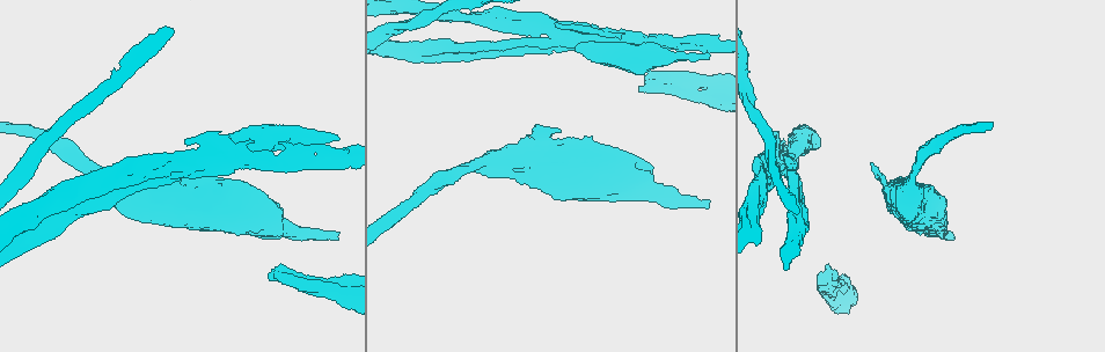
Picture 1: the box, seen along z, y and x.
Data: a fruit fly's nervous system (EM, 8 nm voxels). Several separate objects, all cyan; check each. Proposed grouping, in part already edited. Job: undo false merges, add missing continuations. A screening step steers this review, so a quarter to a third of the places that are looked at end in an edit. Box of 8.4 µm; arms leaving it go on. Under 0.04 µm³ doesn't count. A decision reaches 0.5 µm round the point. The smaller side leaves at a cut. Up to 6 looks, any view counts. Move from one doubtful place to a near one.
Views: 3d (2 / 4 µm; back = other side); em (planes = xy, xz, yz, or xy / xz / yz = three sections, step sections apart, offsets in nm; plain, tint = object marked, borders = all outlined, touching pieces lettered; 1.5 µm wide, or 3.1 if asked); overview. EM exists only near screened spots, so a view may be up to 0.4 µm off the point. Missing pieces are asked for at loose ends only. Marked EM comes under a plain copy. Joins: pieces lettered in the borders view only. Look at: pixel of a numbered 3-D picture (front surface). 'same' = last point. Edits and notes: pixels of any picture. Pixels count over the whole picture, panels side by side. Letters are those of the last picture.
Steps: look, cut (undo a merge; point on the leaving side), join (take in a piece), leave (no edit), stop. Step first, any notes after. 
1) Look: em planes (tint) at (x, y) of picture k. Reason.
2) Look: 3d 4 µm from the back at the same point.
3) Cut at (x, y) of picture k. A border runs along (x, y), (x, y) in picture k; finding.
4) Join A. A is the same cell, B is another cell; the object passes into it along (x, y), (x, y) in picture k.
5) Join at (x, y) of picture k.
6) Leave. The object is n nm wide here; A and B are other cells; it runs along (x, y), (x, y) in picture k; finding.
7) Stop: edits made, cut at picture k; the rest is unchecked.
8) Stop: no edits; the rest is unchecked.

Look: em planes (tint) at (268, 273) of picture 1. Long arm stops here.

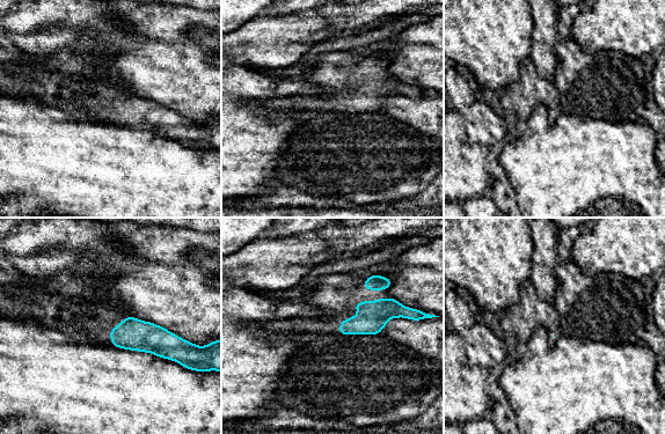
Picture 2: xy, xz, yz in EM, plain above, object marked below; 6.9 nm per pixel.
Look: em planes (borders) at the same point. See the neighbours.

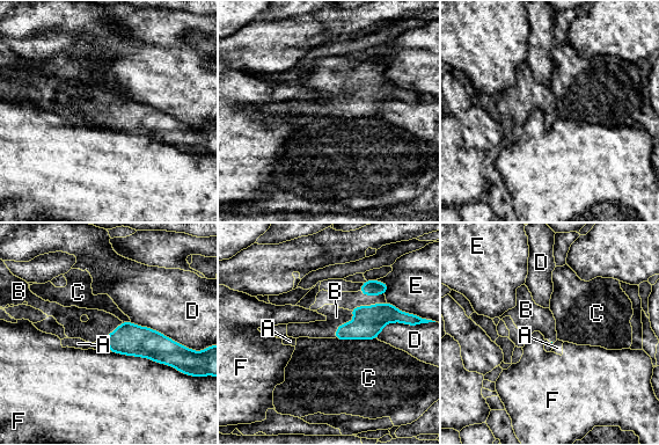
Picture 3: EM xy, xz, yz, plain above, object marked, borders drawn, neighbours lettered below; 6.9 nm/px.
Join B. B is the same cell, A, C, D, E and F are other cells; the object passes into it along (368, 321), (344, 322), (336, 316) in picture 3; the neuron continues.

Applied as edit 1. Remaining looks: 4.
Look: overview.

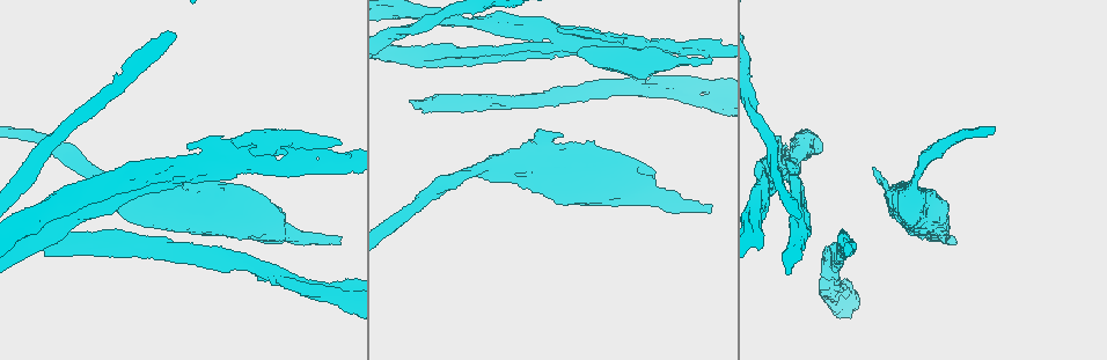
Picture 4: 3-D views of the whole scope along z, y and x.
Look: 3d 4 µm at (282, 232) of picture 4. Calibre changes.

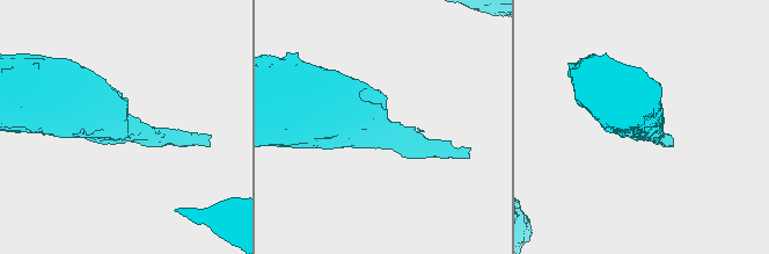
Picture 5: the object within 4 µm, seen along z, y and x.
Look: em planes (tint) at (122, 127) of picture 5.

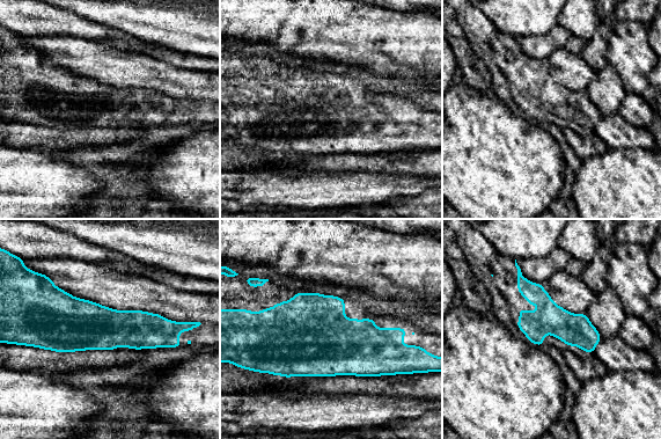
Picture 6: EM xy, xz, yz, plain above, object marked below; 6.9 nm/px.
Look: em planes (borders) at the same point.

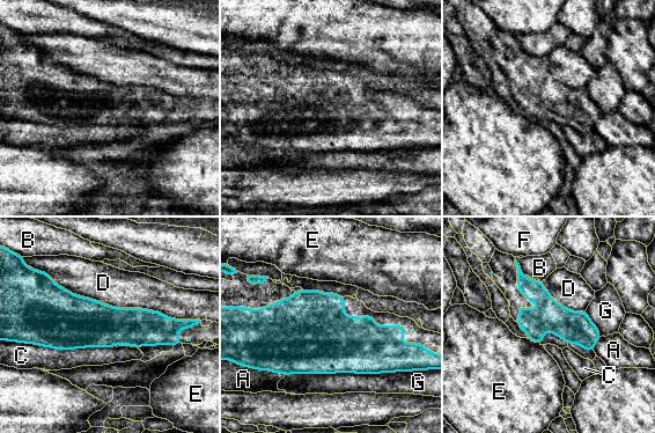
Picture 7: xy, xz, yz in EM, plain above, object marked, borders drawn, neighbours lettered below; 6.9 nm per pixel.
Leave. The object is 280 nm wide here; A, B, C, D, E, F and G are other cells; it runs along (520, 274), (590, 347) in picture 7; all the same neuron.

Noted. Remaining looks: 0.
Stop: edits made, join at picture 3; the rest is unchecked.

